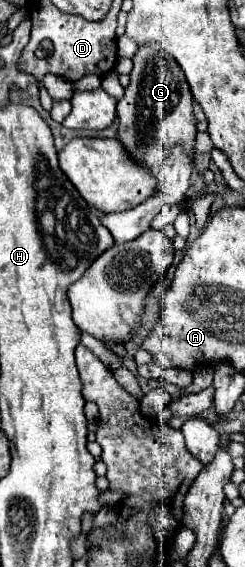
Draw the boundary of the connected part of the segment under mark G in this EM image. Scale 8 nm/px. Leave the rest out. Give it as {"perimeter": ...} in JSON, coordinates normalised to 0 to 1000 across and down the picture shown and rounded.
{"perimeter":[[[641,76],[567,83],[543,111],[551,118],[535,125],[535,146],[510,157],[502,175],[478,182],[478,238],[559,291],[649,305],[665,280],[682,280],[682,266],[698,266],[714,252],[747,252],[763,263],[796,259],[804,224],[788,199],[788,168],[731,115],[698,97],[665,93]]]}

